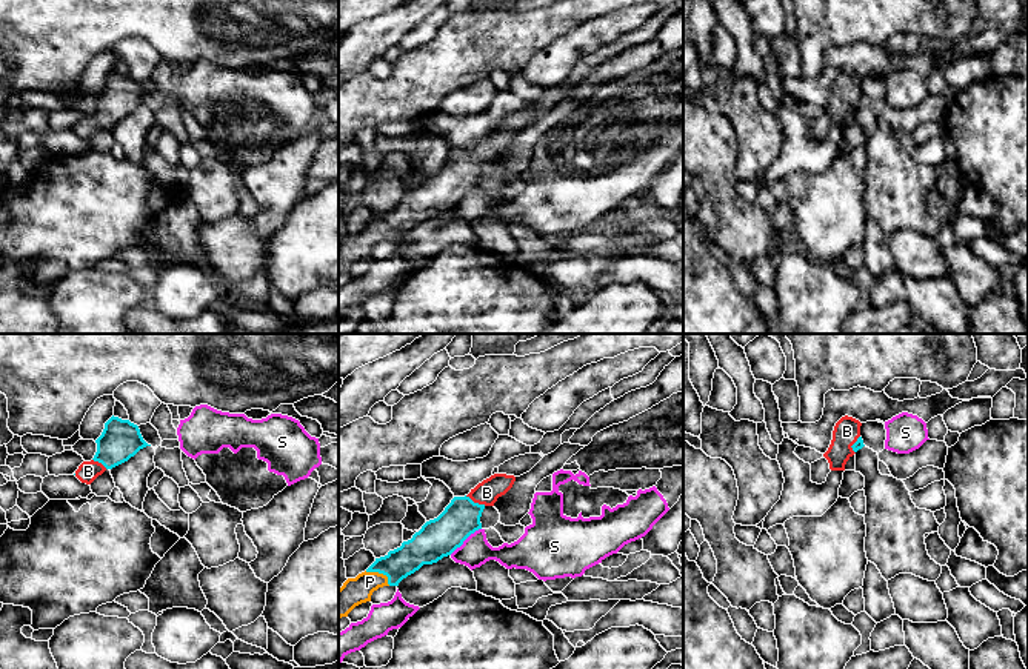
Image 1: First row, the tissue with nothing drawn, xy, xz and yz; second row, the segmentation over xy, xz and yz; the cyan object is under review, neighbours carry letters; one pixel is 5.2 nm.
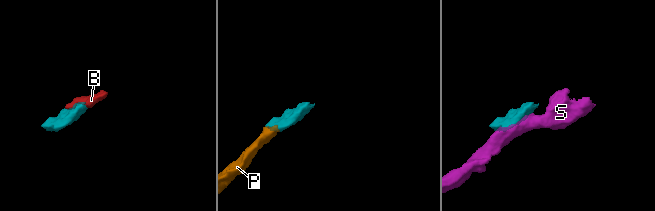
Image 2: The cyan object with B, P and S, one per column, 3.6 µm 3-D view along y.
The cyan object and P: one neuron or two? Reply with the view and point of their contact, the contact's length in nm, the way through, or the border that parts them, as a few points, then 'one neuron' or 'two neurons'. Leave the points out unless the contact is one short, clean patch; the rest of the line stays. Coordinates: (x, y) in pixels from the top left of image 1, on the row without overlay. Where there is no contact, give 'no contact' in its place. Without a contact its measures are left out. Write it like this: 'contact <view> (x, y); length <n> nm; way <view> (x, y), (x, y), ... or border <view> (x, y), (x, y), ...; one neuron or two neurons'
contact xz (380, 228); length 150 nm; way xz (422, 205), (390, 226), (380, 228), (354, 246); one neuron

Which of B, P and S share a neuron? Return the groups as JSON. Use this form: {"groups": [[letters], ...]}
{"groups": [["B", "P"], ["S"]]}

